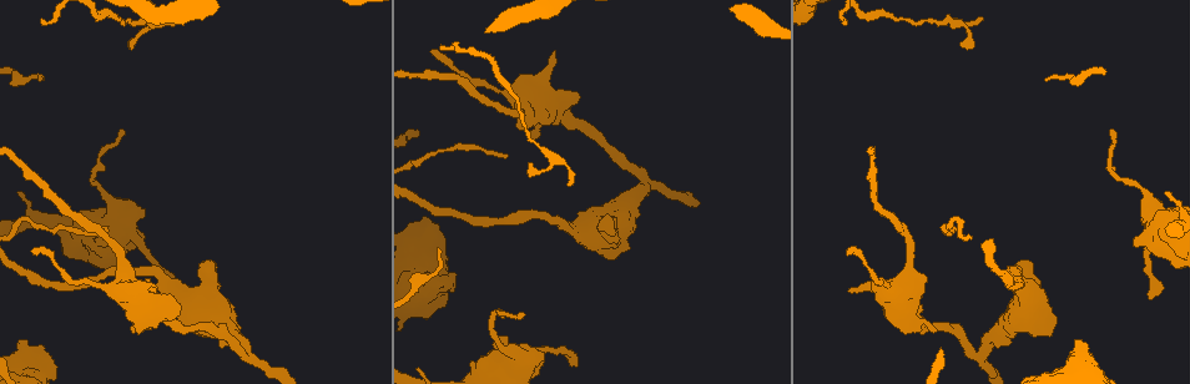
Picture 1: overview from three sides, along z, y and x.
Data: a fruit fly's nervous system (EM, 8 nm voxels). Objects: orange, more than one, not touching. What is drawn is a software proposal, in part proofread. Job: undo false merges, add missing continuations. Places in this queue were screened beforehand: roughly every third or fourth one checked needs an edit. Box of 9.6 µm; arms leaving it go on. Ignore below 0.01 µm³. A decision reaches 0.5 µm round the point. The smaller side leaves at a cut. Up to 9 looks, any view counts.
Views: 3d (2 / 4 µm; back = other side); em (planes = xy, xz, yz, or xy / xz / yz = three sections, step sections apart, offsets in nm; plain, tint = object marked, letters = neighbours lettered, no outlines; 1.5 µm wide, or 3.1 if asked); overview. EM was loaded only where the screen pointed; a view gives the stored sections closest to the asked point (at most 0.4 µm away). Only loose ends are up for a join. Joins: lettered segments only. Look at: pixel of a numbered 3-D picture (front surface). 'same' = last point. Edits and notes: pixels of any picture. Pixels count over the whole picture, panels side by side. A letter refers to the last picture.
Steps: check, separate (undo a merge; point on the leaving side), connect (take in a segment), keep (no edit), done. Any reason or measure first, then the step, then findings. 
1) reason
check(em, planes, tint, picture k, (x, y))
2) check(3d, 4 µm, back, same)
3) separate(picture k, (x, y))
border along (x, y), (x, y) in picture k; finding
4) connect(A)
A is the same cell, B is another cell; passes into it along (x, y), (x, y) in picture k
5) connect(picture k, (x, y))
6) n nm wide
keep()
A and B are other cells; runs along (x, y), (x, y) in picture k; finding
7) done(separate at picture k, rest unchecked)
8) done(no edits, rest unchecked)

branch stops here
check(3d, 2 µm, picture 1, (1113, 131))

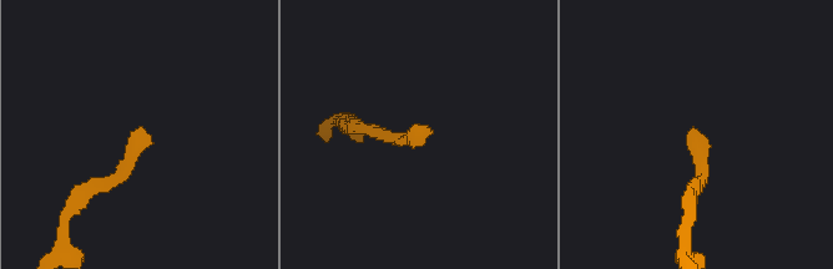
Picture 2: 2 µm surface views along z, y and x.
now the EM
check(em, xy, step 8, tint, picture 2, (416, 126))

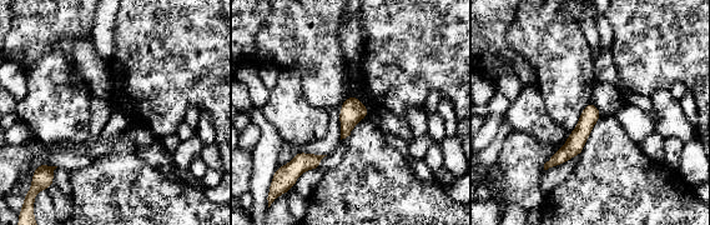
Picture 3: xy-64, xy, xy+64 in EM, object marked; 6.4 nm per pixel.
another direction
check(em, planes, letters, same)

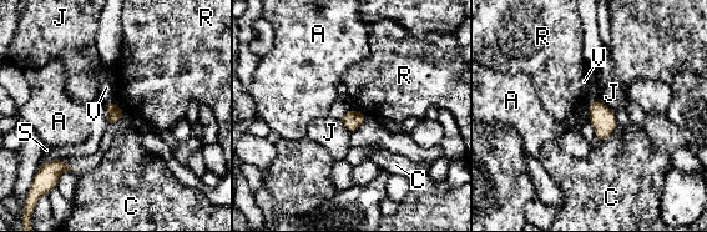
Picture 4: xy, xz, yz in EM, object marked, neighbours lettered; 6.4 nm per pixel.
keep()
A, C, J, R, S and V are other cells; border along (352, 107), (368, 116) in picture 4; no lettered segment goes on from it

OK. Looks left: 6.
thick end
check(em, 3.1 µm, planes, letters, picture 1, (494, 344))

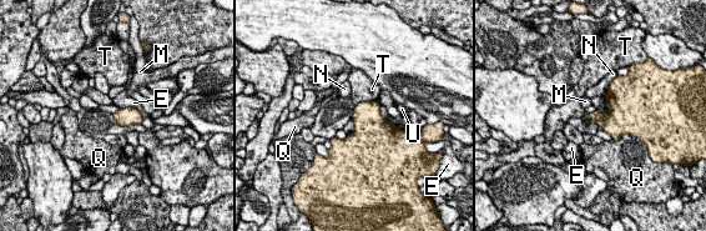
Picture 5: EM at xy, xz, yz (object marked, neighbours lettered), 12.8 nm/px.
T touches over 300 nm
keep()
E, M, N, Q, T and U are other cells; none of them fits

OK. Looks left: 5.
sudden change in width
check(em, planes, letters, picture 1, (1079, 351))

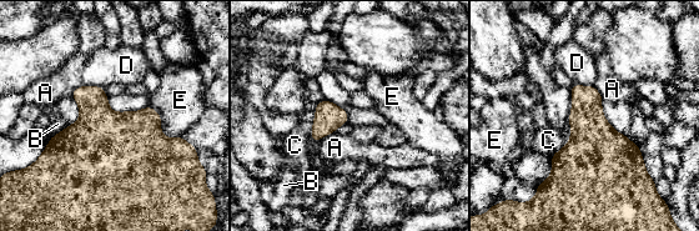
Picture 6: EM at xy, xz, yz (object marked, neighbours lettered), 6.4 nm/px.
320 nm wide
keep()
A, B, C, D and E are other cells; border along (149, 105), (165, 135), (181, 136) in picture 6; continuous, no second neuron

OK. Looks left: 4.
tapers out
check(3d, 2 µm, picture 1, (983, 20))

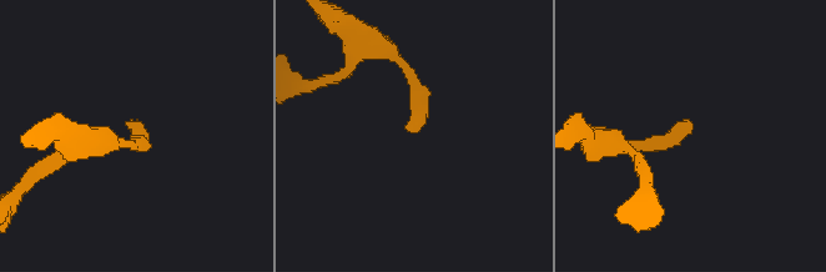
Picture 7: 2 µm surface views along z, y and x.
check(em, planes, plain, picture 7, (693, 125))

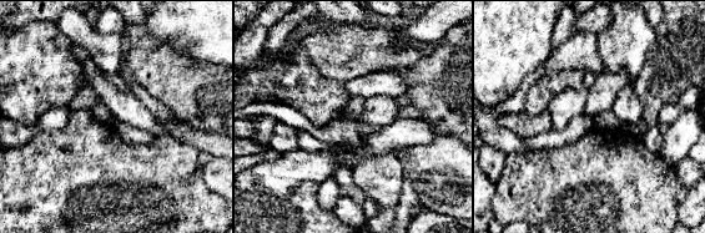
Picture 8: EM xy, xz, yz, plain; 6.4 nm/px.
check(em, planes, letters, same)

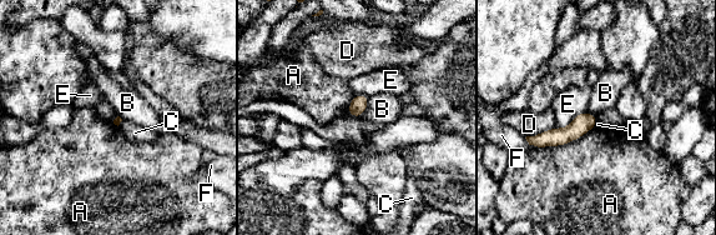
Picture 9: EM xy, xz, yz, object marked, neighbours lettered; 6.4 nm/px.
keep()
A, B, C, D, E and F are other cells; border along (369, 98), (359, 118) in picture 9; none of them fits

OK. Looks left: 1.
done(no edits, rest unchecked)

